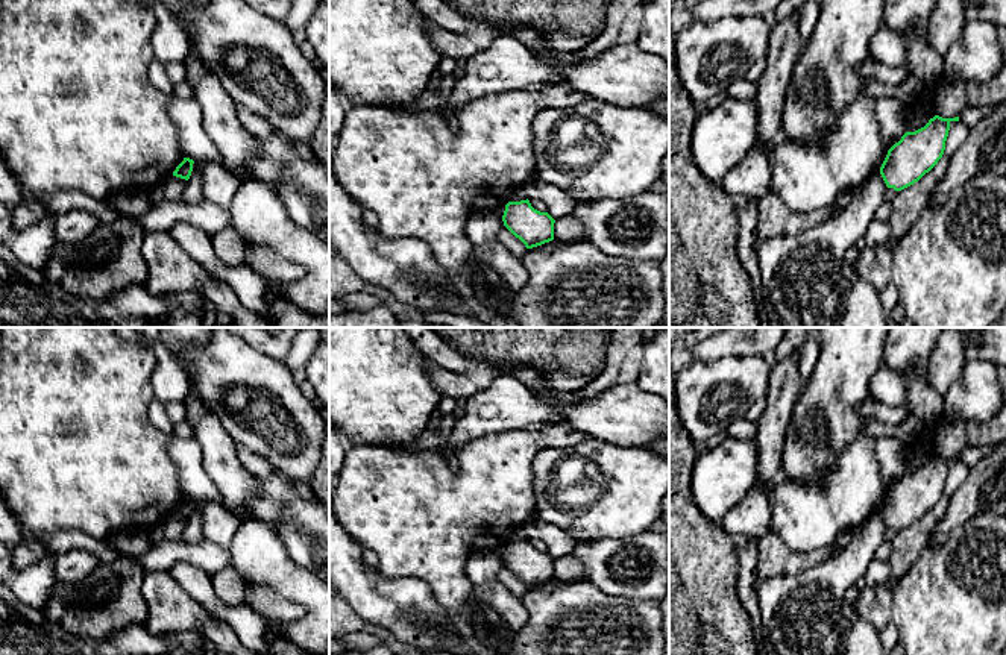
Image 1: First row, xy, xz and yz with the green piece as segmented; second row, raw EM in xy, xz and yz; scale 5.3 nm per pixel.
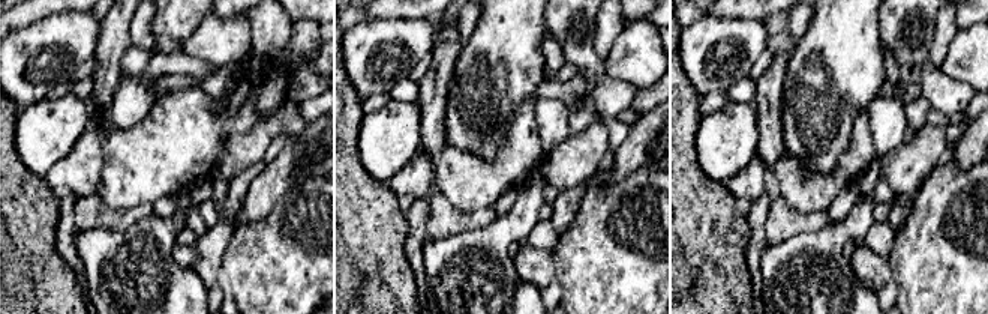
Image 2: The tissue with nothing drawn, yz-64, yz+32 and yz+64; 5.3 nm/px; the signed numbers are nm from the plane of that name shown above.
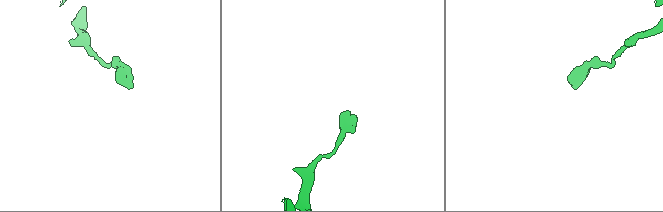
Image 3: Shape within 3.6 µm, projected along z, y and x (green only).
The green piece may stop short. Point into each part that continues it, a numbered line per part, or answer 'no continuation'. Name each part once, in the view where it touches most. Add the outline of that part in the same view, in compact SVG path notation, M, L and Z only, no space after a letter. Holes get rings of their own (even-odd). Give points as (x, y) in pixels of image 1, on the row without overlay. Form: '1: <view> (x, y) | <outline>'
no continuation

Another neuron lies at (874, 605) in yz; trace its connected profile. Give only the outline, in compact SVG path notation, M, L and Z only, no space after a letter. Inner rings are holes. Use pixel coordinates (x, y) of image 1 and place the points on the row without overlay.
M889 579L885 585L874 587L859 594L854 603L856 613L866 622L876 626L882 632L889 623L892 623L892 602L894 588L897 579Z

